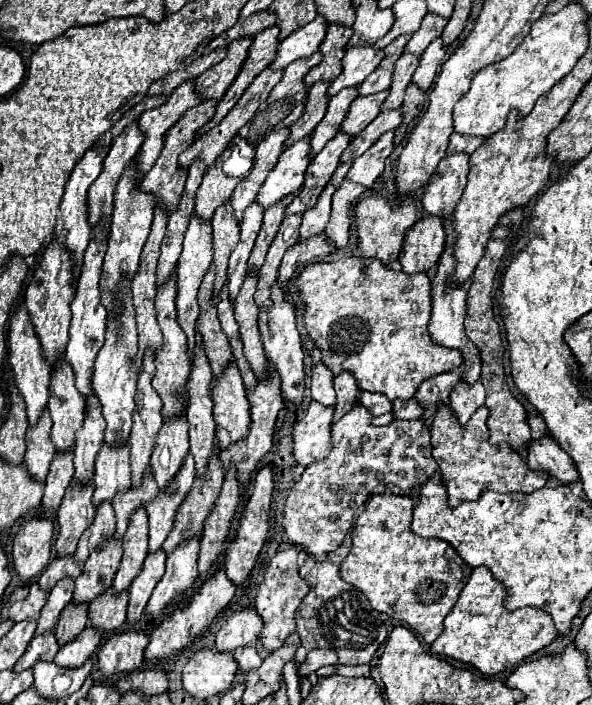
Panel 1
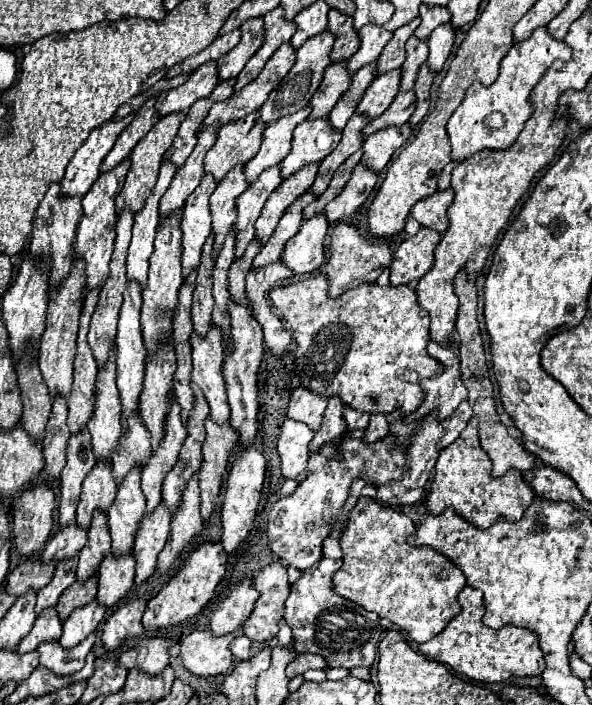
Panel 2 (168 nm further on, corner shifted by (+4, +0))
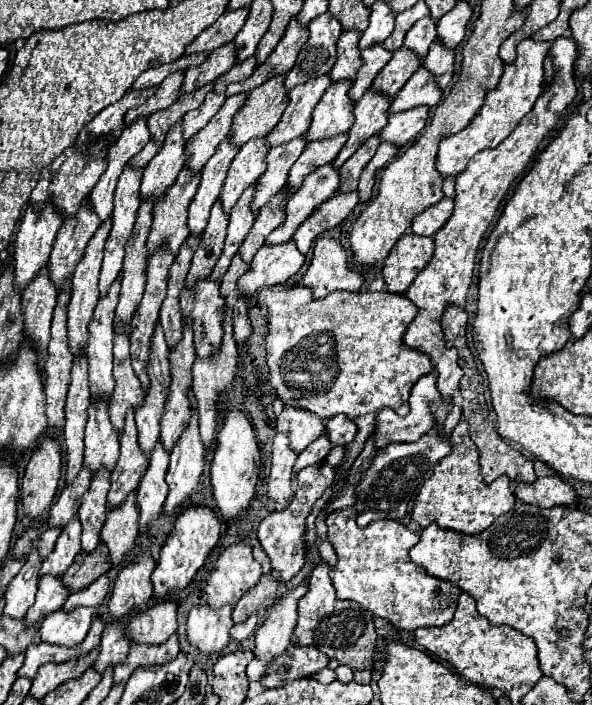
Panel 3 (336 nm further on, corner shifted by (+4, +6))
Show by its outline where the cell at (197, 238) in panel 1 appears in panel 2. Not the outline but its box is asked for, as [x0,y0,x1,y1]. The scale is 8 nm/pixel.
[181,173,217,275]

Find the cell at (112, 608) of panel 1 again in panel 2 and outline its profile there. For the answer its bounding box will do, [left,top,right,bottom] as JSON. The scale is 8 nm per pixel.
[97,553,135,607]

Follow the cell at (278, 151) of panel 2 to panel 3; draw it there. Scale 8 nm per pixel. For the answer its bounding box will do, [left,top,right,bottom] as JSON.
[267,75,331,147]

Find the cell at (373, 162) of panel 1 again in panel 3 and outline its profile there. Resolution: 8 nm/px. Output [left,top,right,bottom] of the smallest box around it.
[379,107,429,147]

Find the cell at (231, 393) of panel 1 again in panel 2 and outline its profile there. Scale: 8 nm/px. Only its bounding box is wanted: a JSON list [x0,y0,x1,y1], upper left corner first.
[189,325,231,423]

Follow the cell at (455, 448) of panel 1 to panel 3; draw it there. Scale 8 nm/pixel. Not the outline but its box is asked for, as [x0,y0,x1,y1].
[411,419,515,535]

